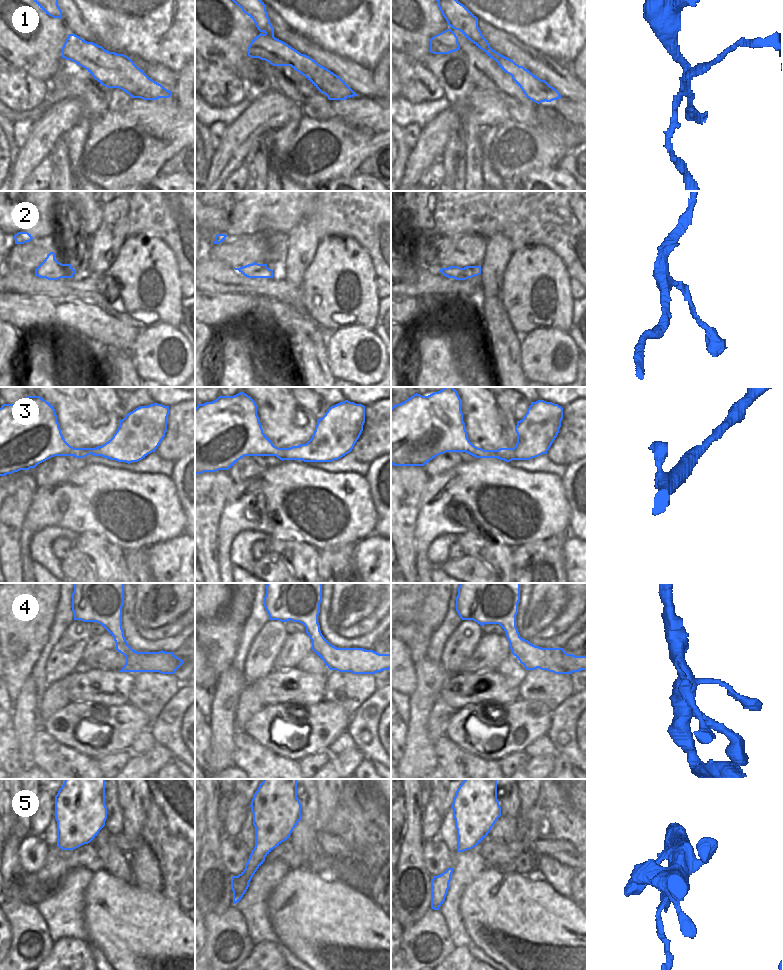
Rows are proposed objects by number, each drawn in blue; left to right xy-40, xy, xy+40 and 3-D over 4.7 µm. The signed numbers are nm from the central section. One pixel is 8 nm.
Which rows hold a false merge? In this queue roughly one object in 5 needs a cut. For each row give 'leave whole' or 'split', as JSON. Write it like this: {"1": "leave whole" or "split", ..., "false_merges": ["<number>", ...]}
{"1": "split", "2": "leave whole", "3": "leave whole", "4": "leave whole", "5": "leave whole", "false_merges": ["1"]}

